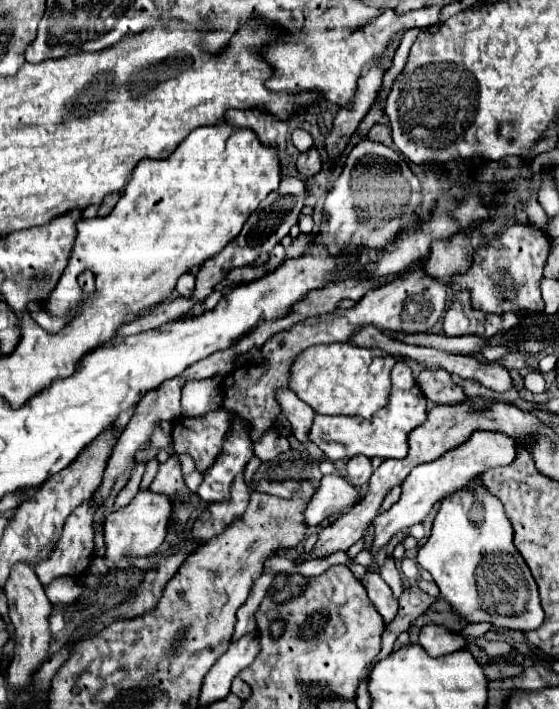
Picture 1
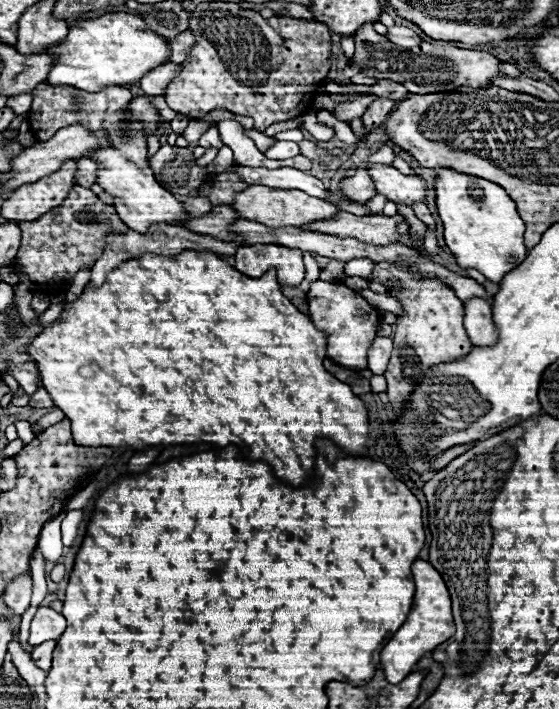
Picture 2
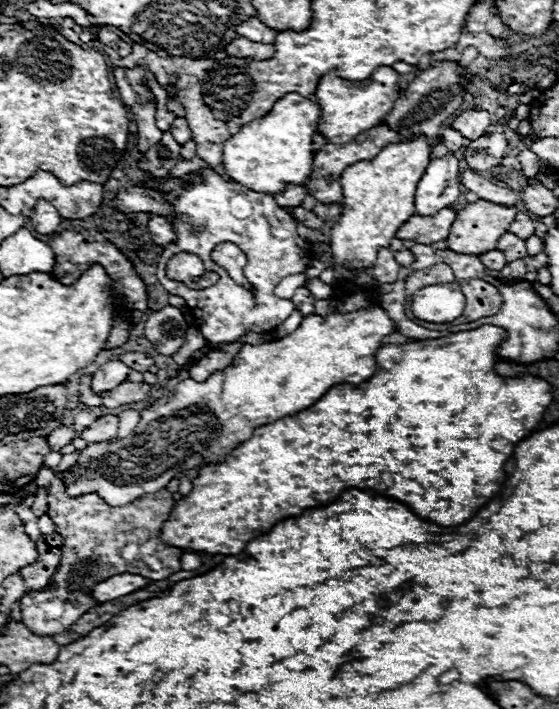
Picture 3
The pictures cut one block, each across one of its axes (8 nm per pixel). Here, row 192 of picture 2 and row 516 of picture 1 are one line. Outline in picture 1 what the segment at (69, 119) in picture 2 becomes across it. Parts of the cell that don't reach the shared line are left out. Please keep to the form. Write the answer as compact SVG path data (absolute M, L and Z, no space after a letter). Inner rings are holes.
M150 490L138 492L128 506L114 512L104 522L106 558L110 560L120 560L124 556L142 558L156 552L166 538L170 516L172 516L172 500L166 494L154 494Z

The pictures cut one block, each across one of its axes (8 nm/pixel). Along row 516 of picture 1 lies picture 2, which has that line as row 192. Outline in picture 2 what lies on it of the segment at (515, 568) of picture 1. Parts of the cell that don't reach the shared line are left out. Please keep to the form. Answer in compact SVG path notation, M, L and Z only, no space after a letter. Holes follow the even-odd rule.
M452 168L436 170L436 206L444 224L444 238L458 266L480 270L490 282L500 282L502 276L514 270L524 258L524 222L518 216L516 202L498 184L454 172Z

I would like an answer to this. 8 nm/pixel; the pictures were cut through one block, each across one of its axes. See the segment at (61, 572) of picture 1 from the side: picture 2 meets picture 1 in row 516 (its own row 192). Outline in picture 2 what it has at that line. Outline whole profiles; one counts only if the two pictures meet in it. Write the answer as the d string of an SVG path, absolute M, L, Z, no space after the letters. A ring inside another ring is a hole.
M76 184L76 188L72 188L72 192L68 192L68 200L64 200L64 204L60 204L60 208L52 208L52 212L48 212L48 216L40 216L40 220L32 220L32 224L18 224L18 226L22 228L22 244L20 244L16 262L22 266L22 272L36 284L70 282L78 270L94 264L102 256L104 246L106 246L104 236L108 234L108 230L126 230L128 228L118 218L114 206L100 202L92 190L80 188L78 184Z

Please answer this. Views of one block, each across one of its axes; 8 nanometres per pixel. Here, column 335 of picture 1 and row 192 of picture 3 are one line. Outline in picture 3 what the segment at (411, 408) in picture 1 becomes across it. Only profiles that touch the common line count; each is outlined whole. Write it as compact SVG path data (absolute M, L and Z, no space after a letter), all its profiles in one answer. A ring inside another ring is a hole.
M454 154L436 158L428 164L422 180L416 188L416 214L432 216L440 208L446 208L456 202L460 196L460 166Z

